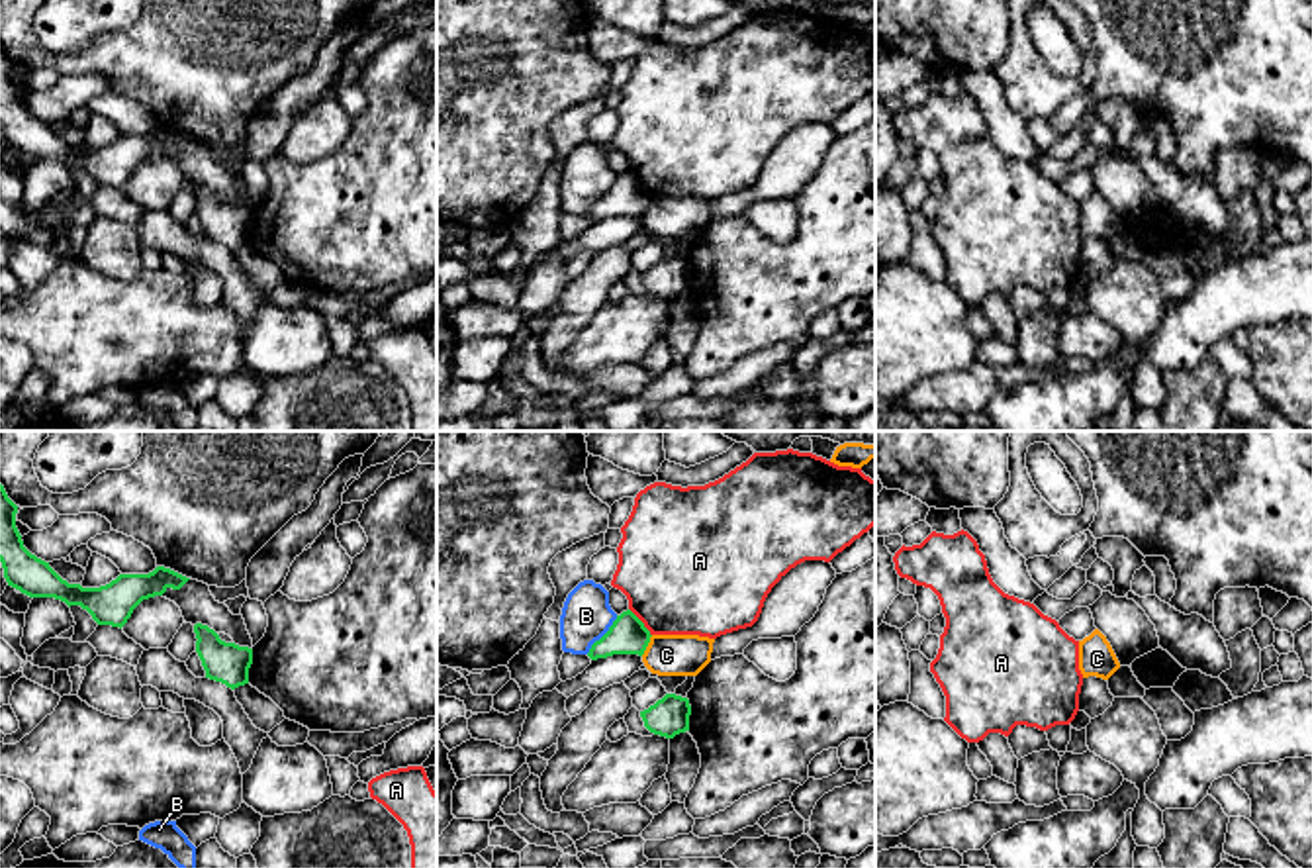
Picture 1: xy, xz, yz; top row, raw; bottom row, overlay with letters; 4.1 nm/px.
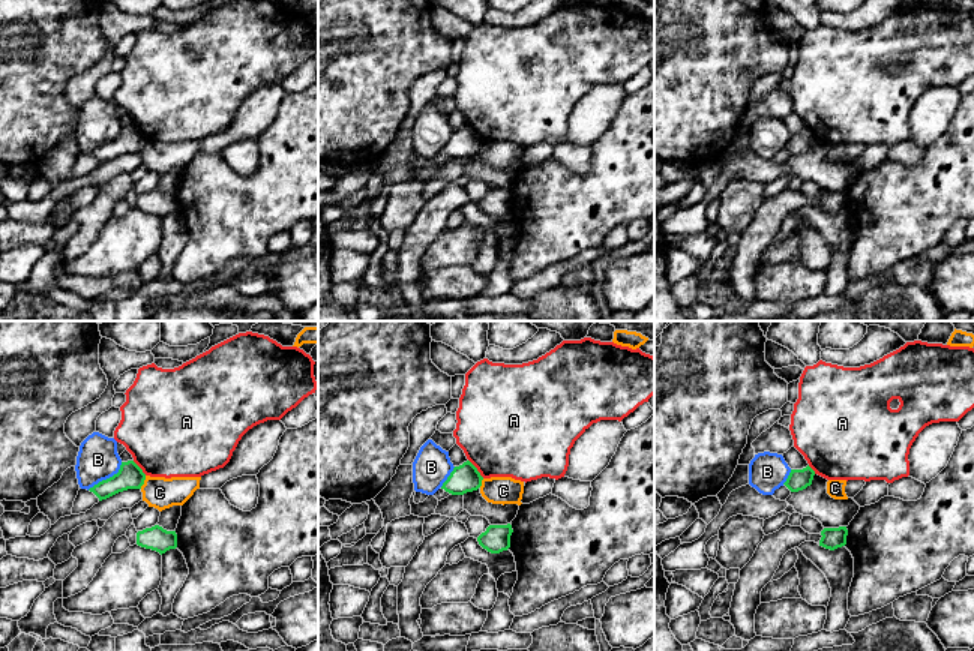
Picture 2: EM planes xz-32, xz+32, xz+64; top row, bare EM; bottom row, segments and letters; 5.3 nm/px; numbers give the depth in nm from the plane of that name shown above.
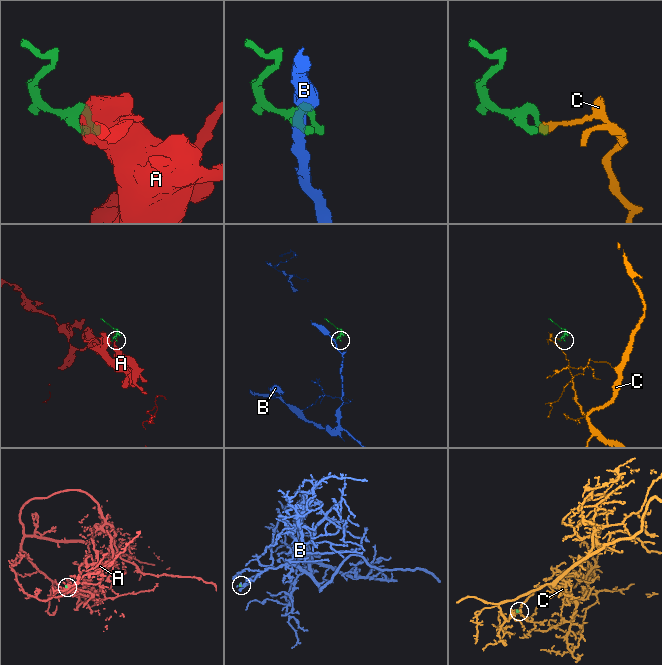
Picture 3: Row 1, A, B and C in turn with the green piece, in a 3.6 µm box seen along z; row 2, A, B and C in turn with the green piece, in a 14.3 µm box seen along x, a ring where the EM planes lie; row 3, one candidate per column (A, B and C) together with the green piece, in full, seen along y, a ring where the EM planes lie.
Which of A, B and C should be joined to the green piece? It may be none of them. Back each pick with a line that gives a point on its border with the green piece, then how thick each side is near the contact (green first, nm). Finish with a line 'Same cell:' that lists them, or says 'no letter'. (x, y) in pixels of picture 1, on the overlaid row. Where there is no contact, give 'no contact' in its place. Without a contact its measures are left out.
Same cell: no letter

